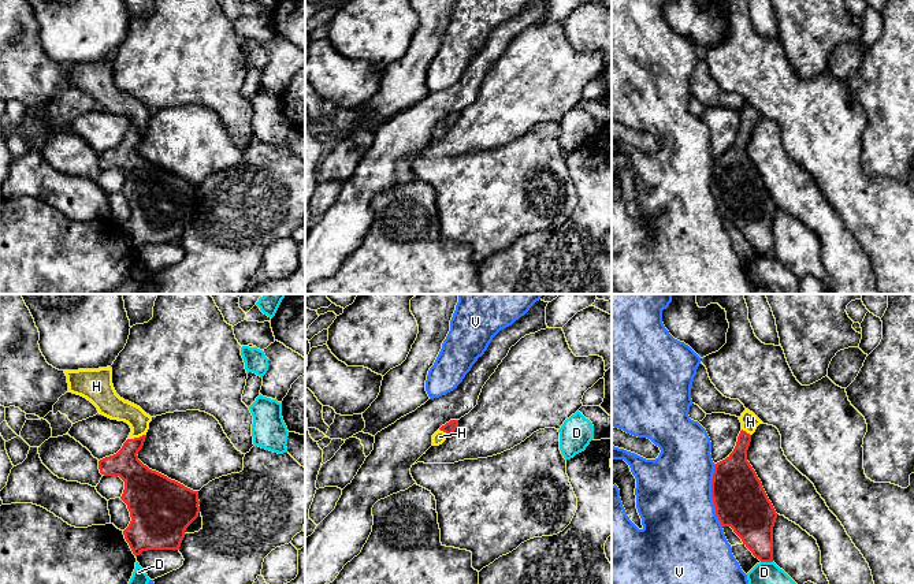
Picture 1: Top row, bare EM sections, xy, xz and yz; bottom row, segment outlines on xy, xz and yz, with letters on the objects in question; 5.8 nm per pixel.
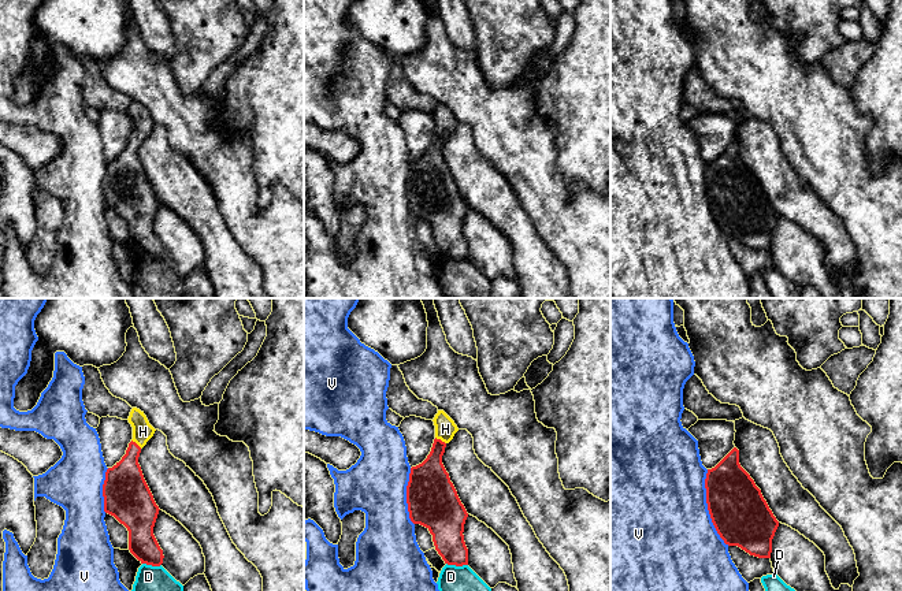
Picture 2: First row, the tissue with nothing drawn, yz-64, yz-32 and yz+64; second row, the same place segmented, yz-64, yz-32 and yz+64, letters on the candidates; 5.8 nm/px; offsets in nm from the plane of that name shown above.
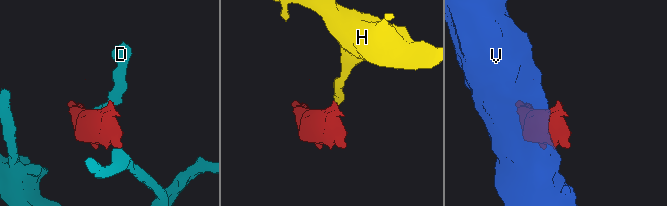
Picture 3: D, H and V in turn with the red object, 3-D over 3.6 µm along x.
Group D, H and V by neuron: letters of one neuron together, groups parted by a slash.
D / H / V

